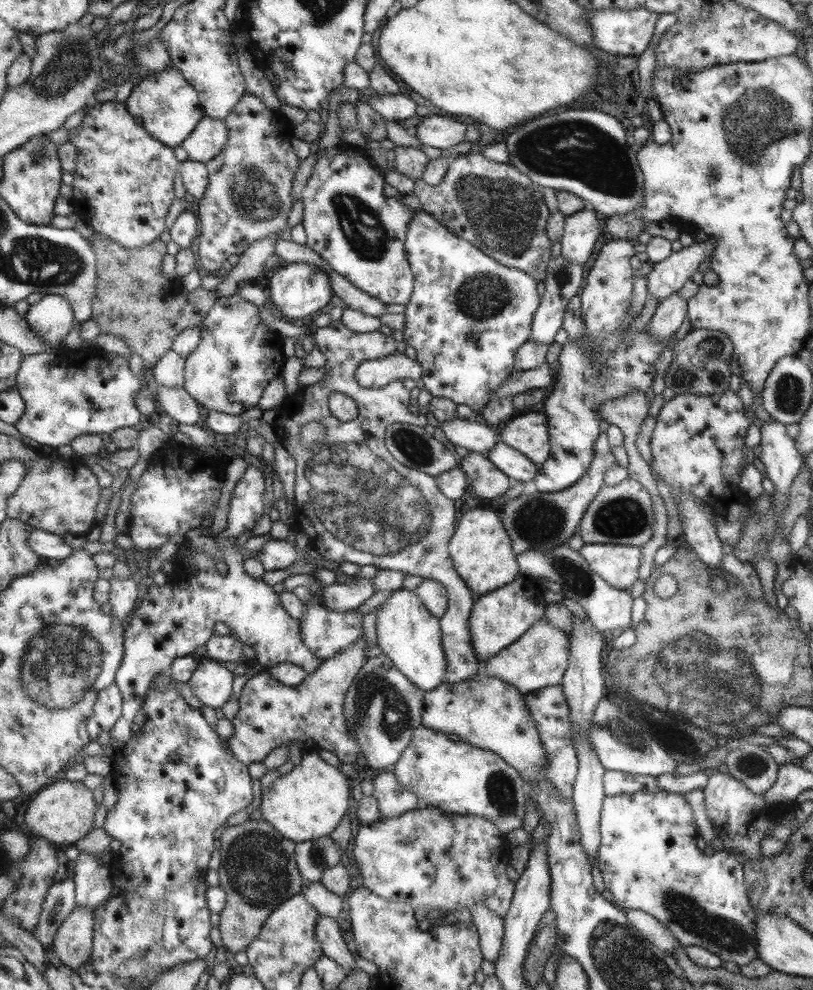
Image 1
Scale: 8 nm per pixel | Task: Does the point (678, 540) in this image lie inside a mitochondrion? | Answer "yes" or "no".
no

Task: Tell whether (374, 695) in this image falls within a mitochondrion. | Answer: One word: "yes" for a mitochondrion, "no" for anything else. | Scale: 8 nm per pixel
yes

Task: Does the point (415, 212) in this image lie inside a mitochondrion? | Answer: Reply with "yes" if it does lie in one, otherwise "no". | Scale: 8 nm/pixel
no

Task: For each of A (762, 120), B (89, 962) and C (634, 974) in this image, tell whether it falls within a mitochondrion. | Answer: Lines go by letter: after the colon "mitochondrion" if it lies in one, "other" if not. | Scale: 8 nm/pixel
A: mitochondrion
B: other
C: mitochondrion

